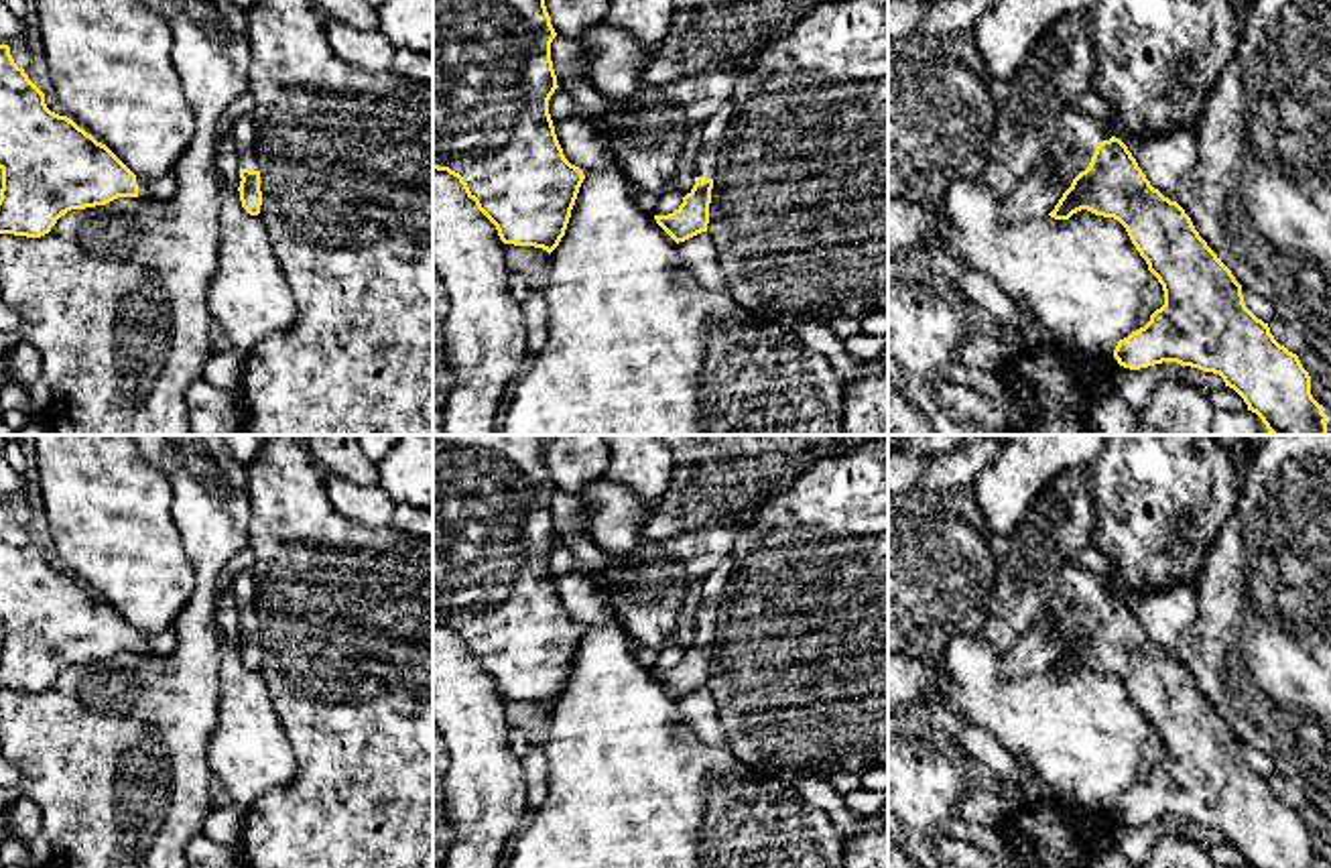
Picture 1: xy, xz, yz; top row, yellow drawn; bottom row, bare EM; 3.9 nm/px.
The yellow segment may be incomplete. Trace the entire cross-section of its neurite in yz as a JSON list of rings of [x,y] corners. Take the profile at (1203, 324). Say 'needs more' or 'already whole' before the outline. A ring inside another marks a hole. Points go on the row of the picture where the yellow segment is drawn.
needs more; [[[1073,108],[1063,110],[1057,138],[1040,157],[1038,169],[1049,161],[1073,181],[1049,215],[1069,220],[1087,209],[1118,220],[1162,285],[1164,305],[1144,327],[1118,342],[1114,358],[1120,366],[1140,370],[1177,362],[1219,374],[1225,386],[1244,398],[1248,411],[1262,419],[1270,435],[1327,435],[1327,415],[1311,394],[1311,376],[1298,356],[1280,346],[1268,323],[1246,307],[1242,285],[1199,236],[1185,209],[1150,185],[1128,146],[1101,120]]]

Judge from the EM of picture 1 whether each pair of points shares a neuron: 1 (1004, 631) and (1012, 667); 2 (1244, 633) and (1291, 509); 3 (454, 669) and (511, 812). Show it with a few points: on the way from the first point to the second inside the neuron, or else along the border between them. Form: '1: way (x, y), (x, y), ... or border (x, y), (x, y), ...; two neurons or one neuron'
1: border (1037, 623), (1000, 659); two neurons
2: way (1275, 602), (1291, 586), (1291, 539); one neuron
3: way (464, 704), (476, 730), (484, 777); one neuron

